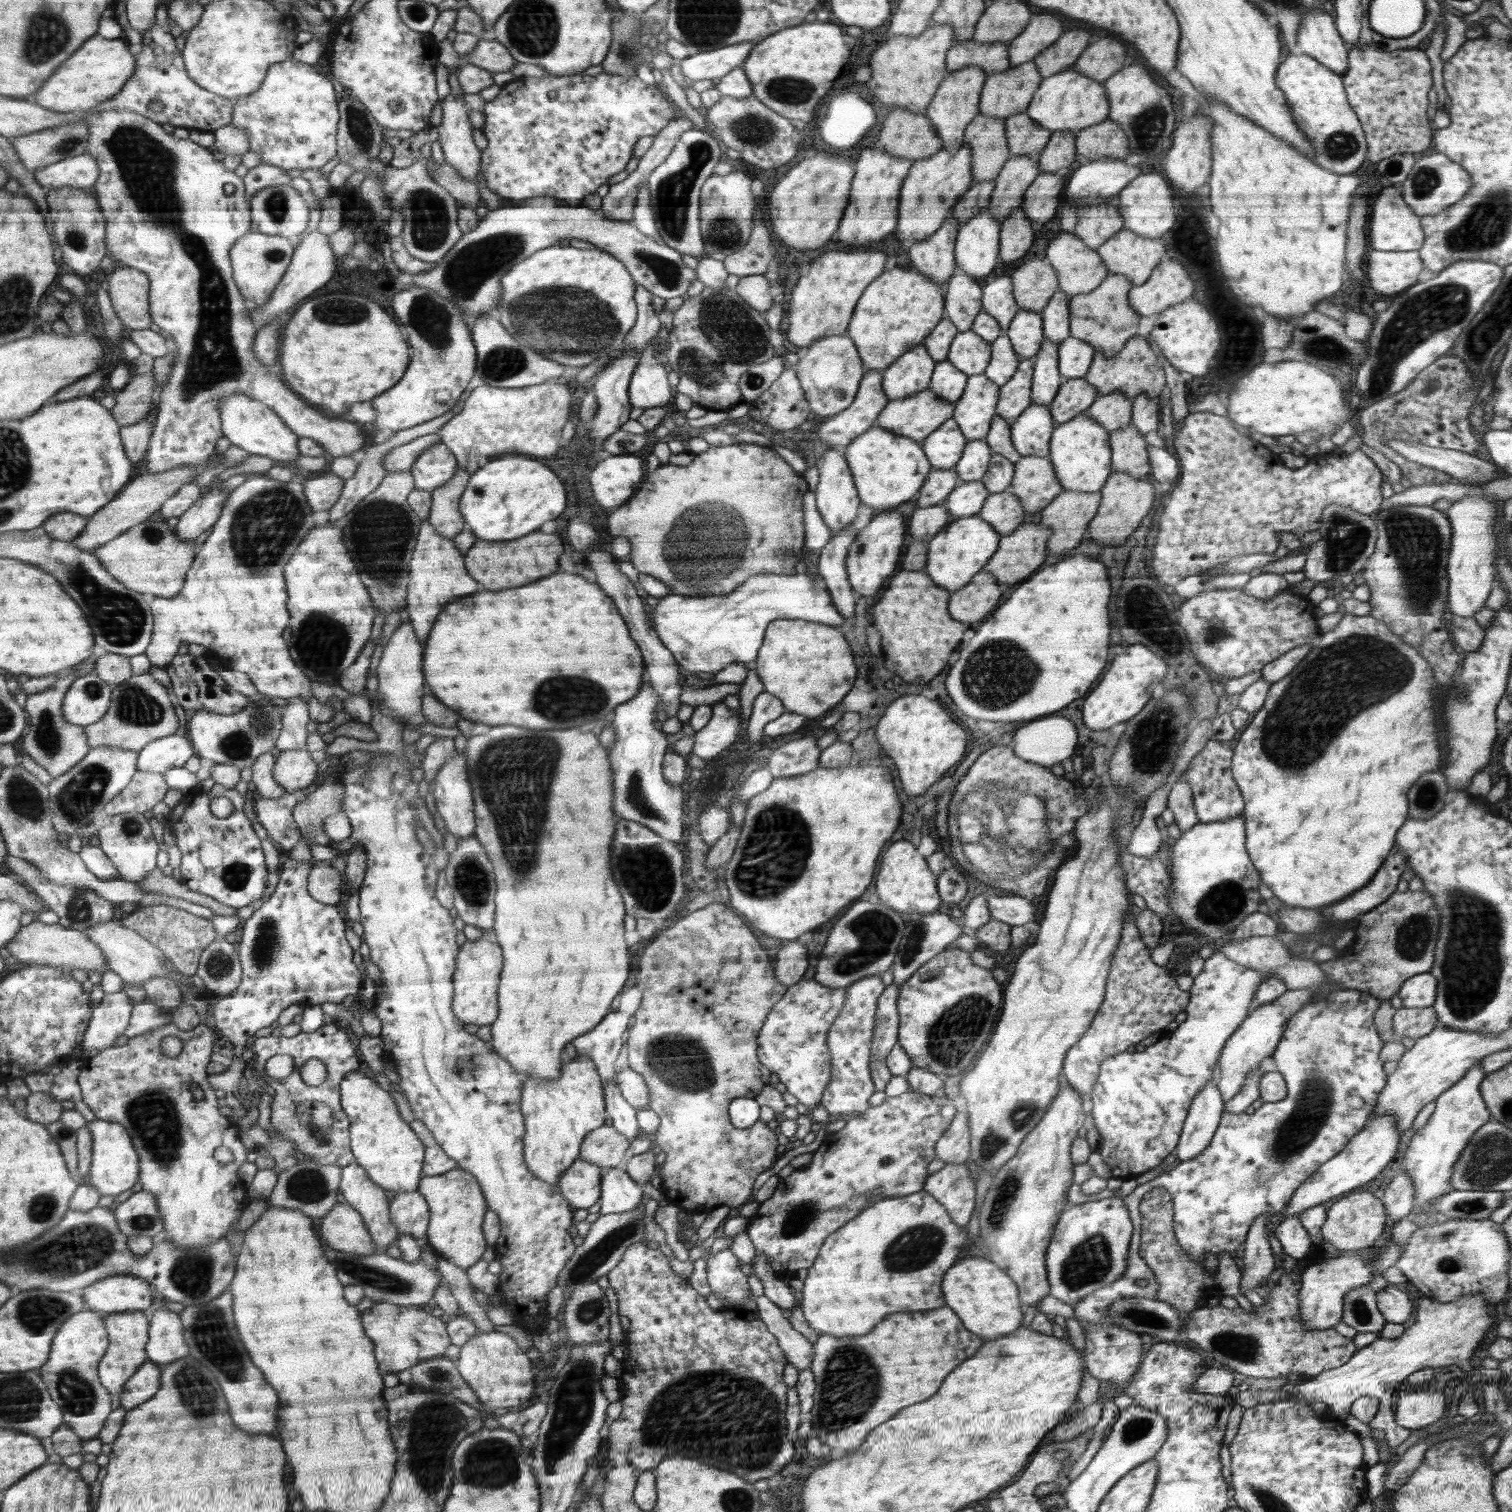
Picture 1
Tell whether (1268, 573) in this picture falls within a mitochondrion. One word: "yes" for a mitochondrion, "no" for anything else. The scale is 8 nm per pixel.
no

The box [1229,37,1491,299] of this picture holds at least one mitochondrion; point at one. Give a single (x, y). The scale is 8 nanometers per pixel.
(1341, 146)

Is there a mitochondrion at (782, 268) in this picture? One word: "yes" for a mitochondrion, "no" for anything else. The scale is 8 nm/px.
no

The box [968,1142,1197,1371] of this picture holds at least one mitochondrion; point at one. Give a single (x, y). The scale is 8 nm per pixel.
(1091, 1260)

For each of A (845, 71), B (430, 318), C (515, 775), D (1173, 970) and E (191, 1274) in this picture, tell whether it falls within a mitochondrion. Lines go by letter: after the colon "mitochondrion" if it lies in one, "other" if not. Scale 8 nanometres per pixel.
A: other
B: mitochondrion
C: mitochondrion
D: other
E: mitochondrion

